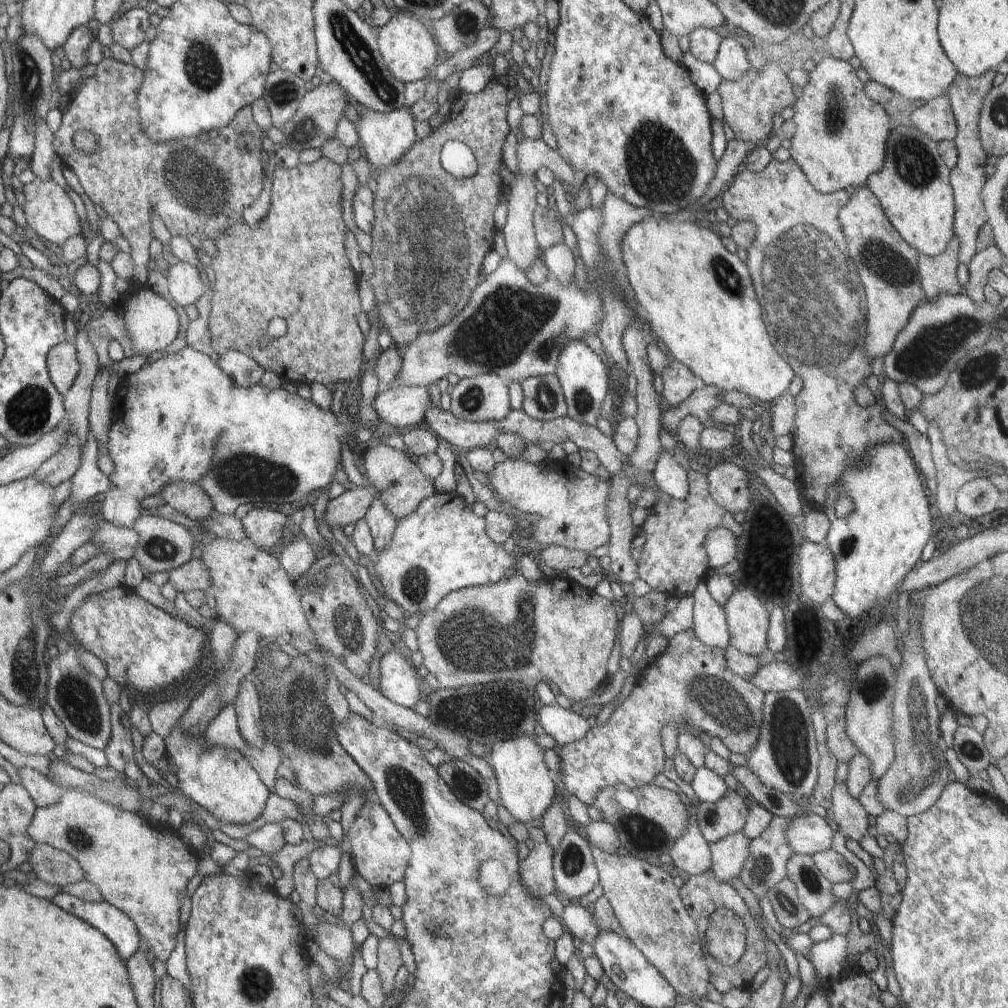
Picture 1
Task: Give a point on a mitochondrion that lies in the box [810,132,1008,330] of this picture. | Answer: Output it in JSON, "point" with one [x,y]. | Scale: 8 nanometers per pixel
{"point":[917,164]}

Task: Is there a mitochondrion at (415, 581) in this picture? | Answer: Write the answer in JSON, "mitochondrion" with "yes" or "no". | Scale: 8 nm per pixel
{"mitochondrion":"yes"}

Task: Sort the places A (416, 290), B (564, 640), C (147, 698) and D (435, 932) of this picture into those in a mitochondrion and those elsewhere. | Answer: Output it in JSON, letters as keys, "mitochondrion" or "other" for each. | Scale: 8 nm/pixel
{"A":"mitochondrion","B":"mitochondrion","C":"other","D":"other"}

